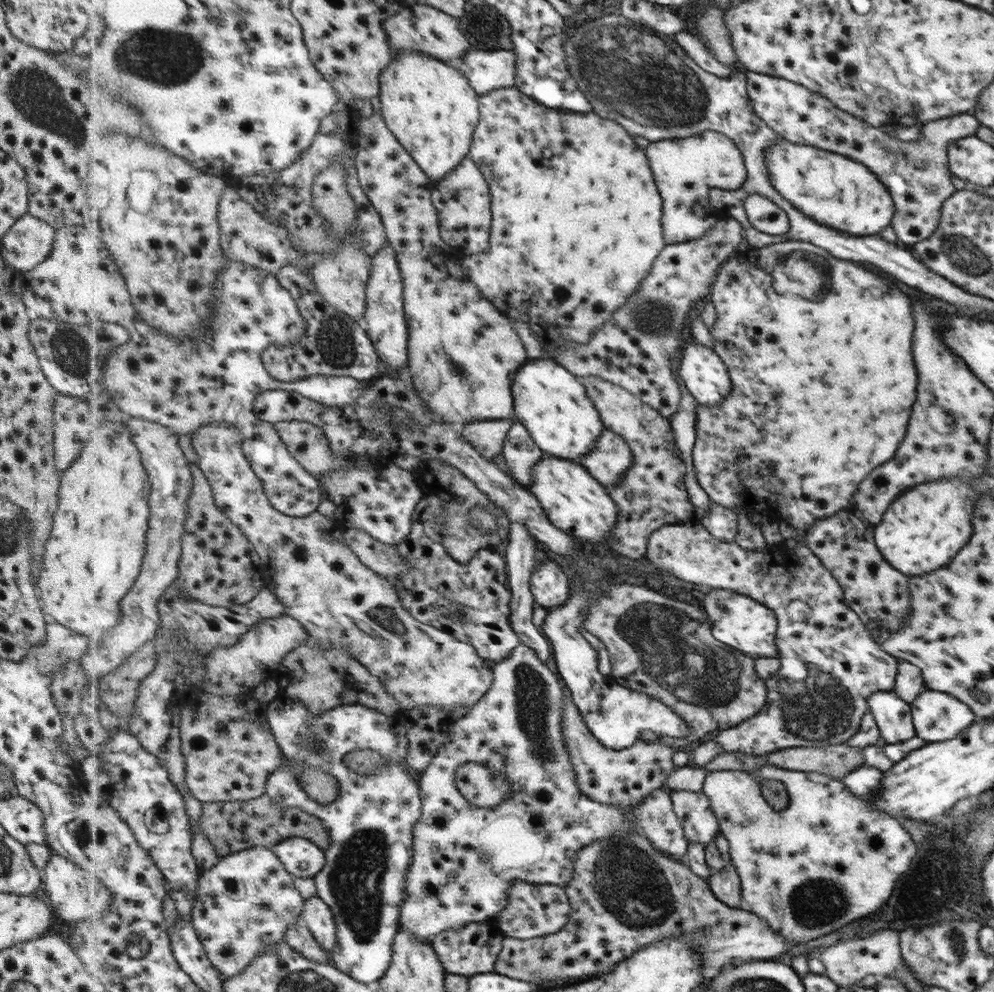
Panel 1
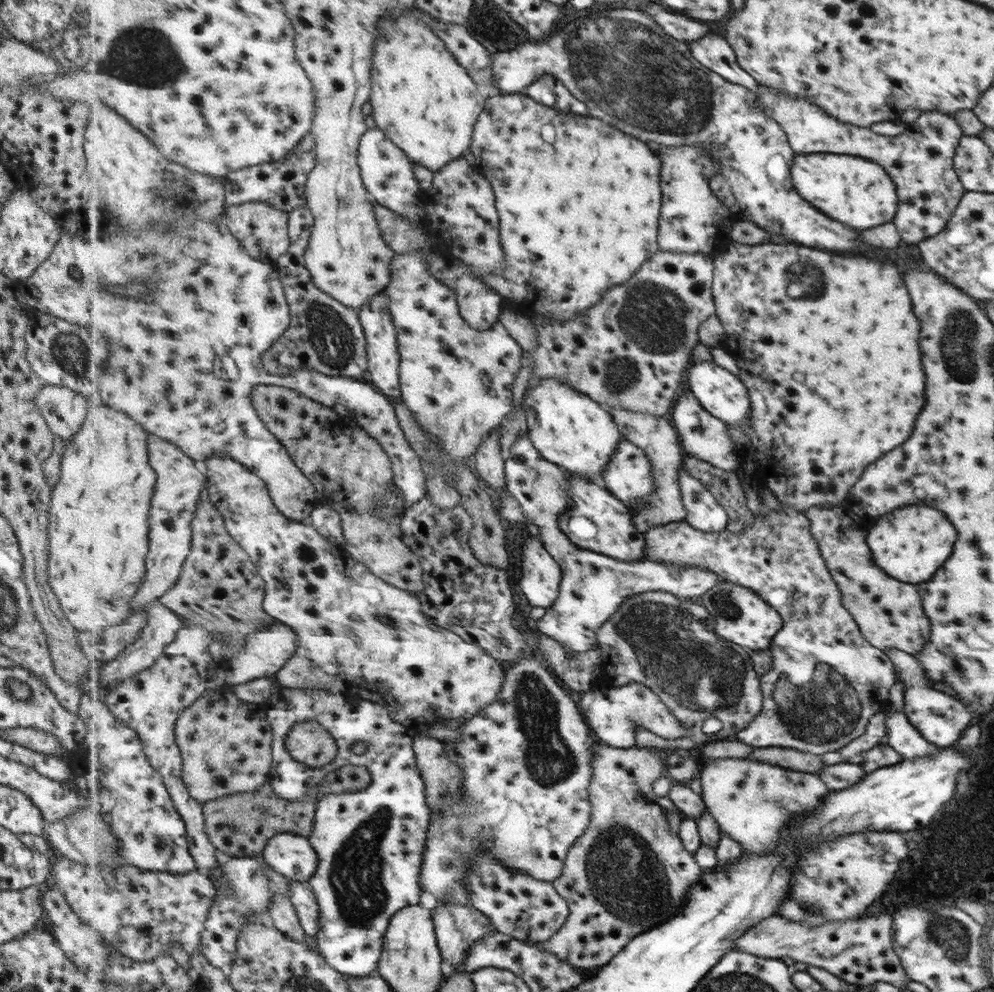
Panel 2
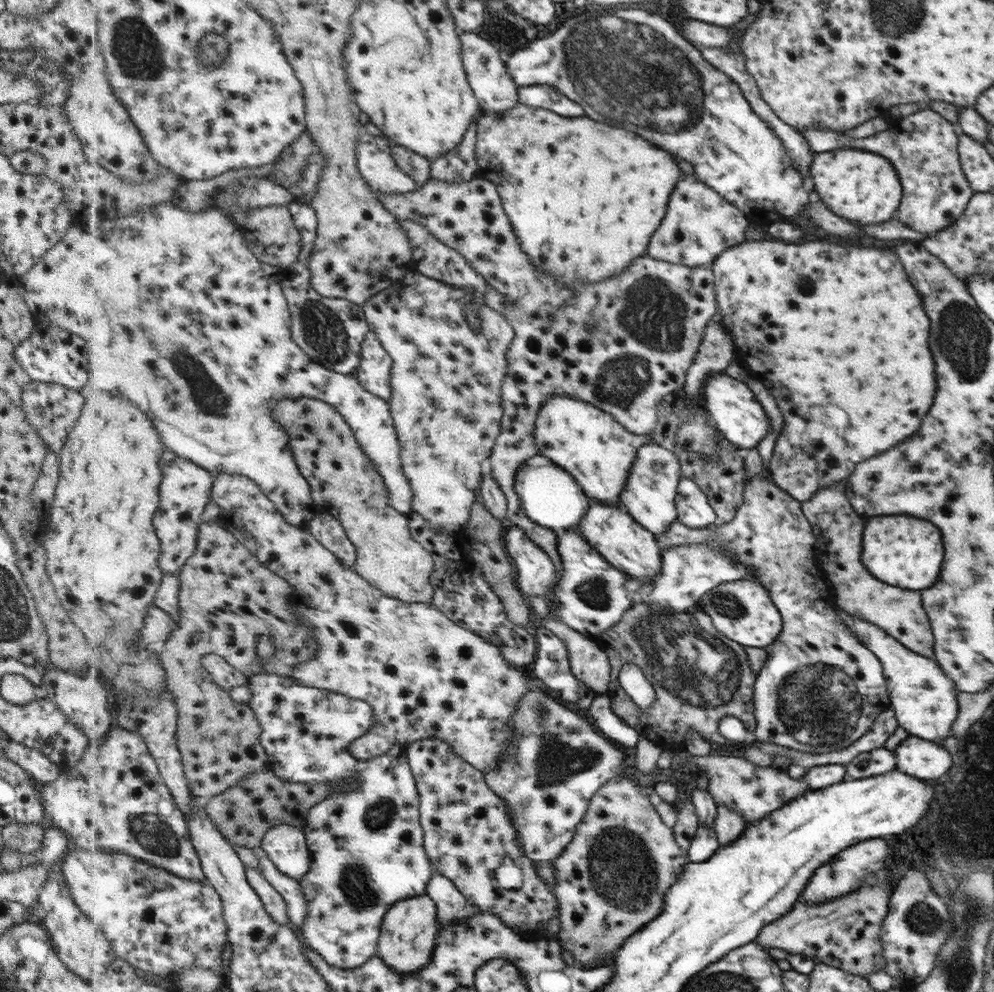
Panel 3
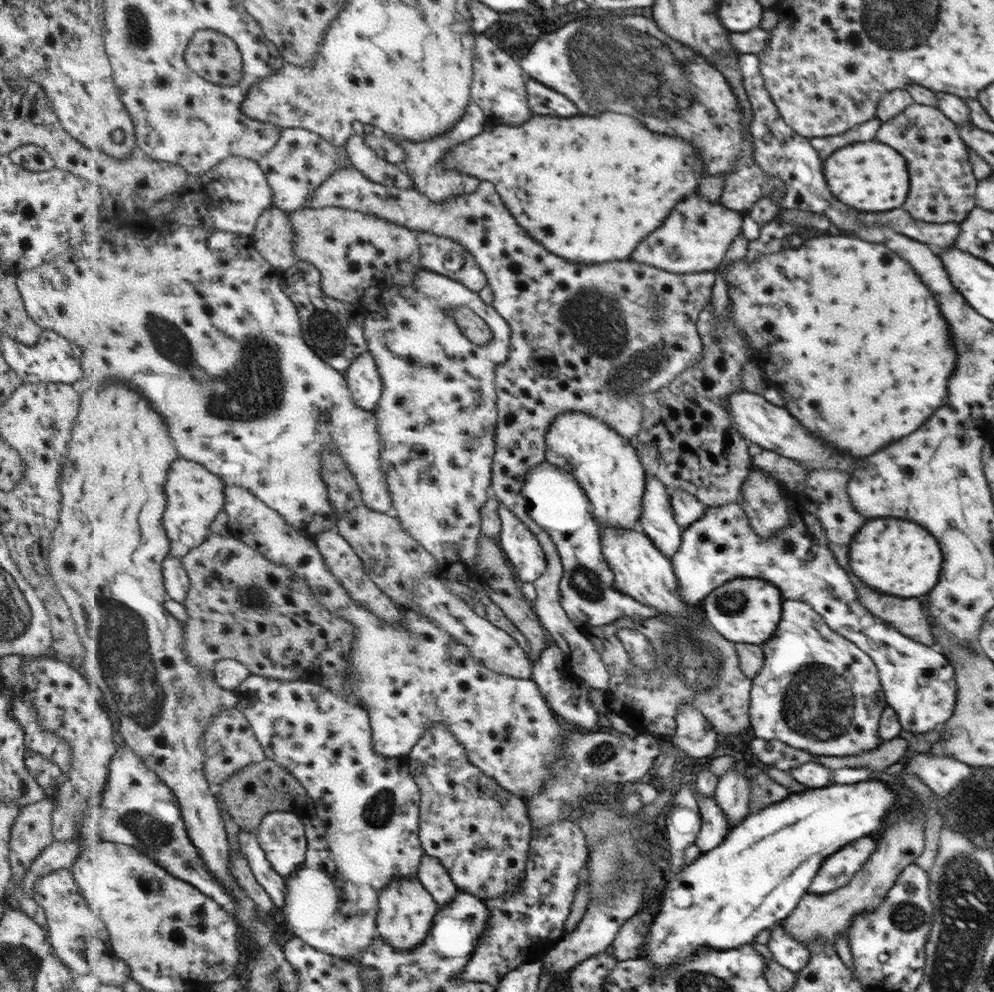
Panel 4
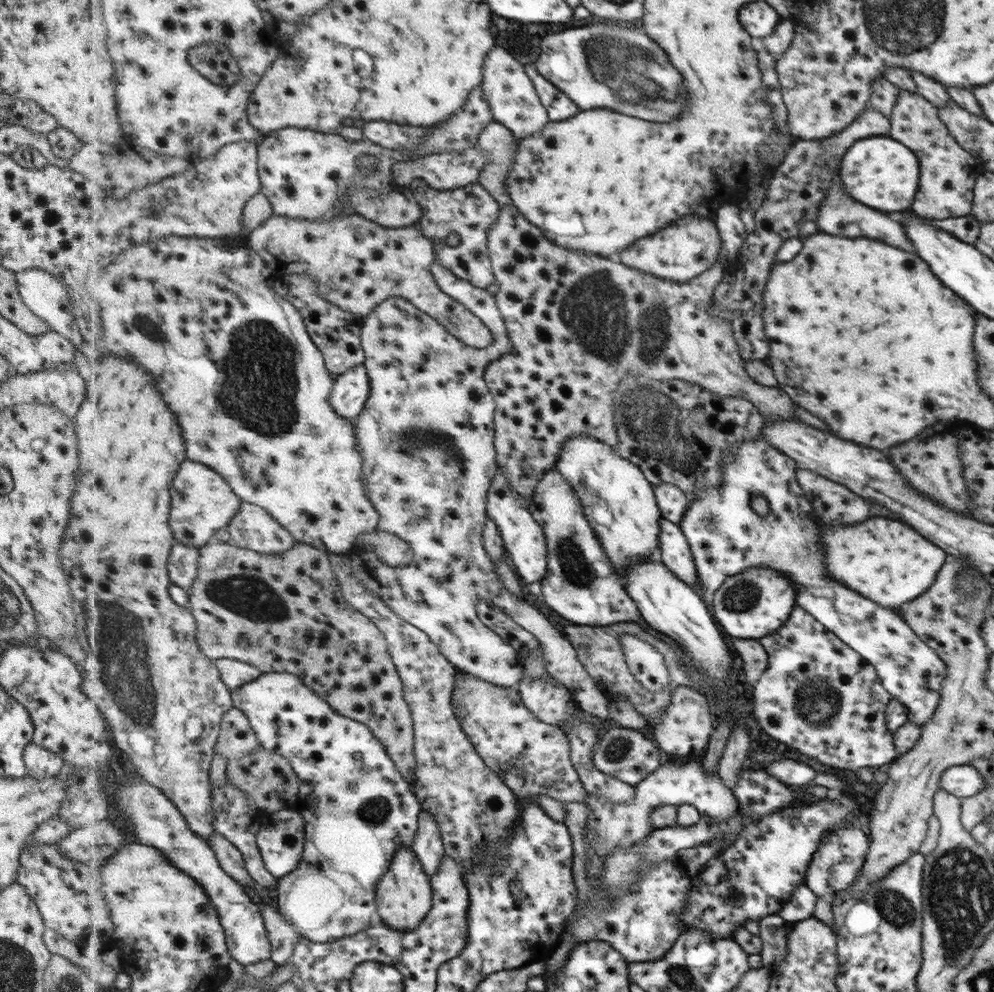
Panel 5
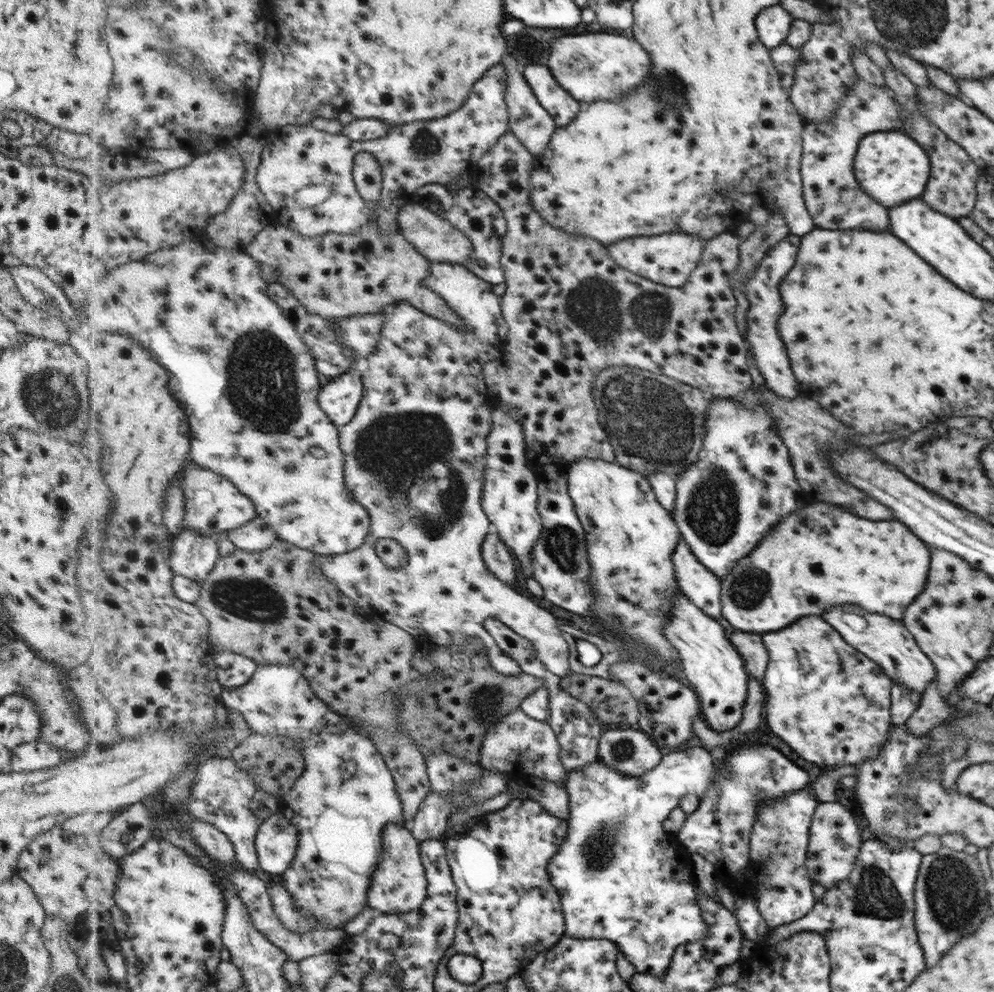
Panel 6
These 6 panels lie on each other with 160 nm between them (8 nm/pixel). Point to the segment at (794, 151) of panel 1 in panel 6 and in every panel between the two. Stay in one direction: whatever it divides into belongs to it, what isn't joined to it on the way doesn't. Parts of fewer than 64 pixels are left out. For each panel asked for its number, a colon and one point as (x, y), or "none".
2: (856, 191)
3: (862, 186)
4: (870, 176)
5: (882, 173)
6: (891, 167)

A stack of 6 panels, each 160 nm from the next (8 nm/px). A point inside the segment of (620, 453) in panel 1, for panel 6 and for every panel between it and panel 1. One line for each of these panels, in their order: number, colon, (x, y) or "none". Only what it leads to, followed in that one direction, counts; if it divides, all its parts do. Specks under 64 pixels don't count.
2: (630, 477)
3: (650, 496)
4: (659, 521)
5: (676, 552)
6: (703, 587)

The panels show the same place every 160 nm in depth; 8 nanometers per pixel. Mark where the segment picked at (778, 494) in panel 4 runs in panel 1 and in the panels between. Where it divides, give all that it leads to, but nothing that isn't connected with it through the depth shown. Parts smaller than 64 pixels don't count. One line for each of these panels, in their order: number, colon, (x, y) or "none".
1: (829, 663)
2: (826, 681)
3: (820, 689)

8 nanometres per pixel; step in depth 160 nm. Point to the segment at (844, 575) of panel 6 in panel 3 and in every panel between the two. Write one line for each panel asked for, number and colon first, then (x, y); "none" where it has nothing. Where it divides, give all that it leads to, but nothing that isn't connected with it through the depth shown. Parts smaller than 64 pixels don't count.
3: (903, 551)
4: (895, 557)
5: (889, 563)

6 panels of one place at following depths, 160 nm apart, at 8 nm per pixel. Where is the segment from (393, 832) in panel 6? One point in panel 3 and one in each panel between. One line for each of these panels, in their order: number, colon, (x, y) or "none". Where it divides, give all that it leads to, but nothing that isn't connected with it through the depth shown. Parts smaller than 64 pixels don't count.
3: (408, 941)
4: (408, 910)
5: (404, 896)

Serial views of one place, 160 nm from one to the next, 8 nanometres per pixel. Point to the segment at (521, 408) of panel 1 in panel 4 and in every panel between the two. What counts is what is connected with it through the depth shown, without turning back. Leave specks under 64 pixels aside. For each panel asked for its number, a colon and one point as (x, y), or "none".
2: (572, 430)
3: (588, 442)
4: (609, 469)

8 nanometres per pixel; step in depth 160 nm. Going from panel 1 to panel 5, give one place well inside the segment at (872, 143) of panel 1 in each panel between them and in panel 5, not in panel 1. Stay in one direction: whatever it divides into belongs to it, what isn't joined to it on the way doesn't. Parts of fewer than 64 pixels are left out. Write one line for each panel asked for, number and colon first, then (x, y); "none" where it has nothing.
2: (919, 160)
3: (923, 148)
4: (942, 187)
5: (947, 172)

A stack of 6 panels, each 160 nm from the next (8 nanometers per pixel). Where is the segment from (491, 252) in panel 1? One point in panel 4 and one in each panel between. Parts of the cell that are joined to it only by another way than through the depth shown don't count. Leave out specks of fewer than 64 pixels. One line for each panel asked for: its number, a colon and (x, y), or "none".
2: (570, 233)
3: (585, 198)
4: (562, 177)

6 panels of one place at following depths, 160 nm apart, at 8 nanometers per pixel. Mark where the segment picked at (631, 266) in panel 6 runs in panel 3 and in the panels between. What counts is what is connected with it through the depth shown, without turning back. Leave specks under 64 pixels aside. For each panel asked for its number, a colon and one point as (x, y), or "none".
3: (701, 224)
4: (696, 237)
5: (681, 252)

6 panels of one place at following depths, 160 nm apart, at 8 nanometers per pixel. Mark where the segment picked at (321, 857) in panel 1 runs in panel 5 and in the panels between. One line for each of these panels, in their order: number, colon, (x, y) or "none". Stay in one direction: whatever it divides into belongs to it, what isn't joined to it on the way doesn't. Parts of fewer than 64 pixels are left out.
2: (292, 855)
3: (286, 845)
4: (282, 835)
5: (282, 836)

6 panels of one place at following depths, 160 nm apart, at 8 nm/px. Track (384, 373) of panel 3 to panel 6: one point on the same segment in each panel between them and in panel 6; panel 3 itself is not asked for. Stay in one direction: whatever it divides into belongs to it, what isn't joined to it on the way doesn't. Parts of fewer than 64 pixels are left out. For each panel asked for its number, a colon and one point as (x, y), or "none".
4: (364, 379)
5: (349, 397)
6: (340, 398)

